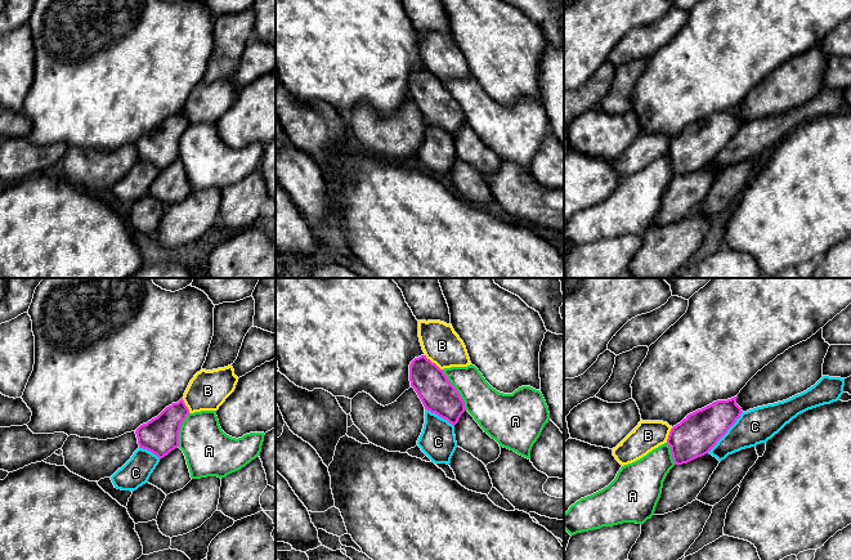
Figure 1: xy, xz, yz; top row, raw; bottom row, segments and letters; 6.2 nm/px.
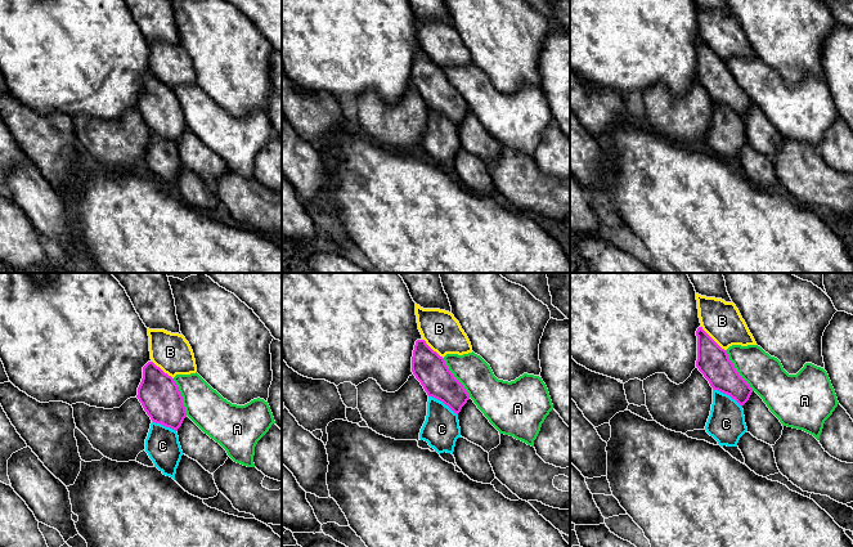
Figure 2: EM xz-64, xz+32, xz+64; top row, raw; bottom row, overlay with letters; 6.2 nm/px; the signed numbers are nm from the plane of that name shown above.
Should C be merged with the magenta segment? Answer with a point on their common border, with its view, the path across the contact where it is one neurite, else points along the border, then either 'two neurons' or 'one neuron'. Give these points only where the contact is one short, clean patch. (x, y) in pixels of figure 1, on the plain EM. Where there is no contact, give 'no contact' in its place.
contact yz (726, 143); two neurons

